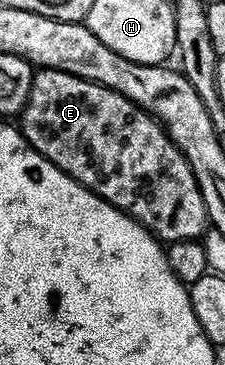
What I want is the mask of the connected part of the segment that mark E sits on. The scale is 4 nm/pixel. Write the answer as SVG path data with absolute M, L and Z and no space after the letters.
M37 68L29 97L25 99L25 109L19 113L19 127L25 141L43 154L43 158L59 166L59 170L75 178L75 182L87 186L87 190L99 194L99 198L111 202L111 206L128 212L135 222L143 225L158 240L196 240L206 231L209 215L187 158L183 158L157 119L123 94L63 70Z

